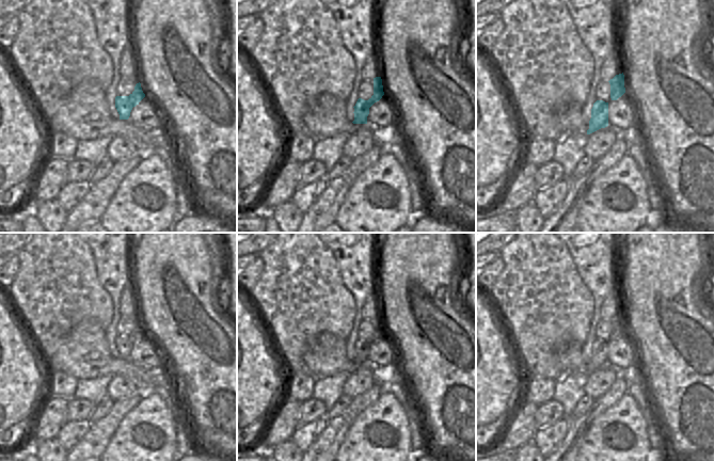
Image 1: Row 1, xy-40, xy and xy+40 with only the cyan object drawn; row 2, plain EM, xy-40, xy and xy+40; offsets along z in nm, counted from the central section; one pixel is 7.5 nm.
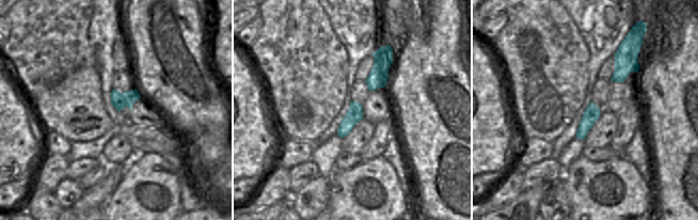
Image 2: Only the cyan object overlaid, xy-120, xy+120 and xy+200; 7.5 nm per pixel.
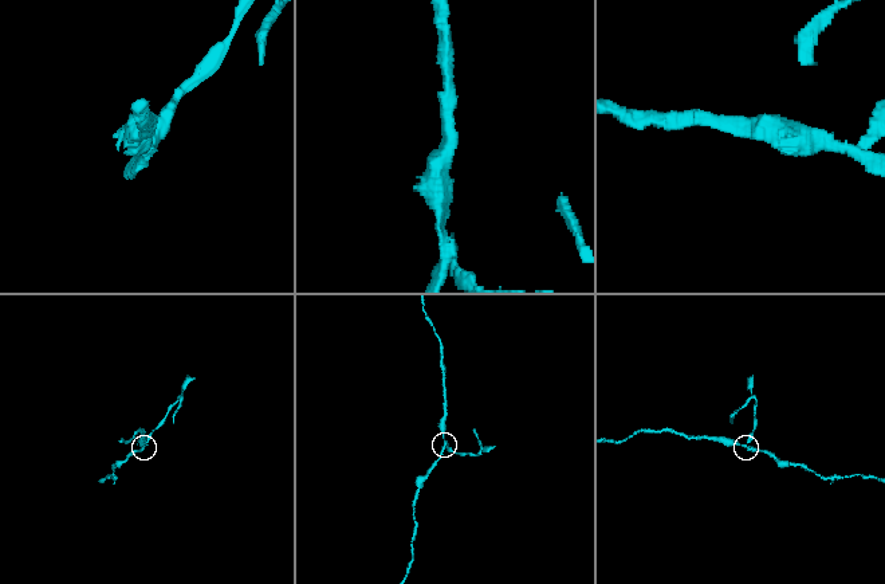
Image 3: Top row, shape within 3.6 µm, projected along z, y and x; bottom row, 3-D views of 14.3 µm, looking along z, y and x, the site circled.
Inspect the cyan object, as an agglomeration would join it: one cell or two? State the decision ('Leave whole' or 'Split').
Split.

